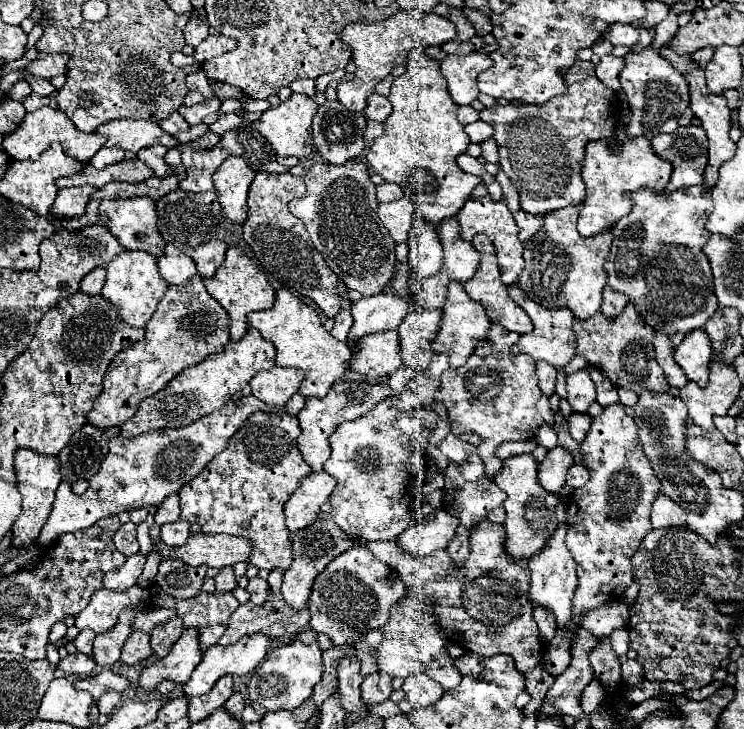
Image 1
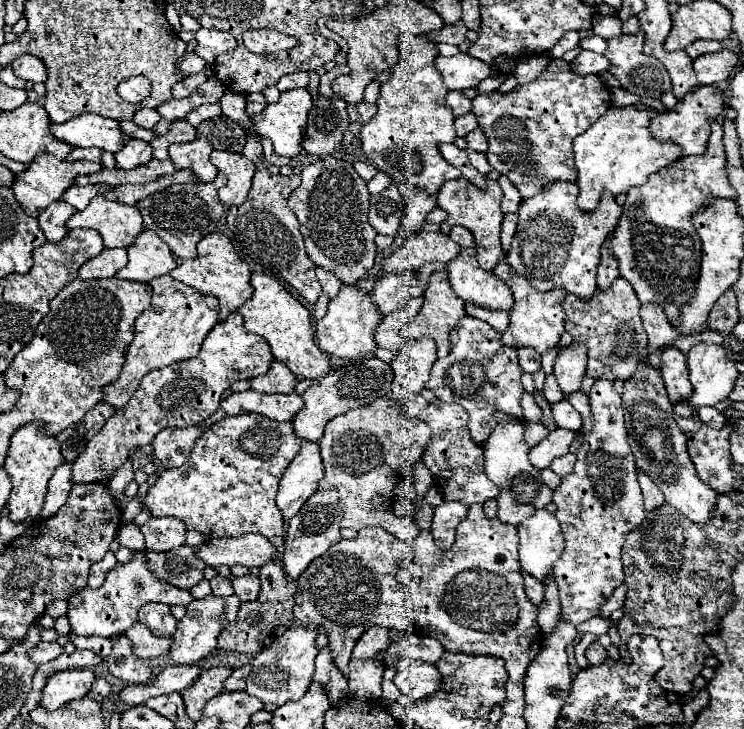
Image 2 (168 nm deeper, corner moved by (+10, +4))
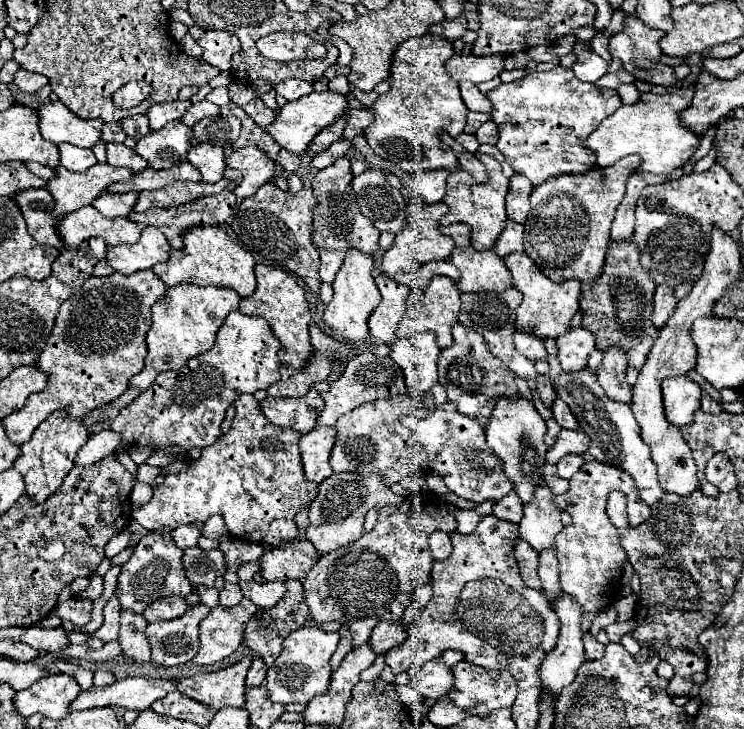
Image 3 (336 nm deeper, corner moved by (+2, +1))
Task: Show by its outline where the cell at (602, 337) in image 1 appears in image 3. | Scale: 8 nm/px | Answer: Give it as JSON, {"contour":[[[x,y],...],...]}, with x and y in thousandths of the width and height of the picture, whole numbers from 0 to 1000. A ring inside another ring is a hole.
{"contour":[[[836,328],[833,333],[820,331],[812,374],[801,388],[782,388],[782,449],[798,457],[801,476],[815,481],[820,473],[836,473],[841,479],[844,498],[860,506],[884,460],[884,451],[876,449],[879,399],[882,388],[876,388],[876,377],[860,366],[860,344],[855,333],[849,328]]]}

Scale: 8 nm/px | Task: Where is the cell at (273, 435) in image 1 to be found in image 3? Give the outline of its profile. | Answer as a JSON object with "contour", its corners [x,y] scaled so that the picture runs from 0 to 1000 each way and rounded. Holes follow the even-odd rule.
{"contour":[[[323,542],[315,558],[317,558],[317,569],[312,575],[309,591],[298,597],[288,610],[277,613],[266,632],[255,632],[255,643],[250,649],[223,652],[220,663],[207,671],[204,684],[194,695],[177,701],[177,709],[194,726],[202,726],[202,728],[204,726],[212,728],[218,723],[237,726],[239,720],[274,717],[285,706],[296,706],[309,734],[325,742],[349,745],[349,748],[382,748],[382,745],[392,745],[401,737],[395,706],[403,698],[414,698],[419,690],[419,682],[425,682],[427,676],[427,665],[414,663],[406,643],[406,630],[401,619],[403,594],[366,583],[349,564],[349,553],[341,547],[341,542]]]}

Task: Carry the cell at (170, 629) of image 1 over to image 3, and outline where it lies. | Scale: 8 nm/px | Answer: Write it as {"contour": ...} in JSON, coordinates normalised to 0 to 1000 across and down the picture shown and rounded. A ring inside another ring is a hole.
{"contour":[[[228,816],[228,819],[220,819],[220,822],[212,822],[210,827],[202,827],[194,838],[194,846],[199,855],[207,855],[207,852],[226,852],[226,849],[237,849],[247,841],[247,835],[253,833],[253,827],[237,816]]]}

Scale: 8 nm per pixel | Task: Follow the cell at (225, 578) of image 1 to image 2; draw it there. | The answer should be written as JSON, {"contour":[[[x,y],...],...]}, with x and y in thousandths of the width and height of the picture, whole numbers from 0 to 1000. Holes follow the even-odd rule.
{"contour":[[[288,790],[285,796],[282,796],[282,801],[285,801],[285,815],[288,818],[312,818],[315,815],[315,807],[312,807],[312,798],[306,796],[306,793],[301,793],[301,790]]]}

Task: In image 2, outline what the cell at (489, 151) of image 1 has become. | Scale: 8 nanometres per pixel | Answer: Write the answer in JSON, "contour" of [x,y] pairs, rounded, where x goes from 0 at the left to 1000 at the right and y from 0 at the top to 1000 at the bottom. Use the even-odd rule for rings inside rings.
{"contour":[[[640,176],[637,181],[632,181],[629,187],[626,187],[626,195],[629,195],[629,203],[634,203],[634,206],[640,206],[640,209],[653,209],[656,206],[656,195],[653,195],[653,187],[651,187],[651,181],[645,178],[645,176]]]}

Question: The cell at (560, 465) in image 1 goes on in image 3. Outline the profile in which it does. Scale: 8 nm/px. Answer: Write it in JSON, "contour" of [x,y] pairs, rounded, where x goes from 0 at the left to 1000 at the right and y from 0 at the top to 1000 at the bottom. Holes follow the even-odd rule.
{"contour":[[[755,588],[753,597],[750,597],[750,605],[742,616],[737,616],[734,621],[734,632],[737,635],[750,635],[750,630],[766,624],[766,621],[774,621],[774,624],[782,624],[790,619],[790,597],[785,597],[785,591],[774,588],[774,591],[763,591],[763,588]]]}

